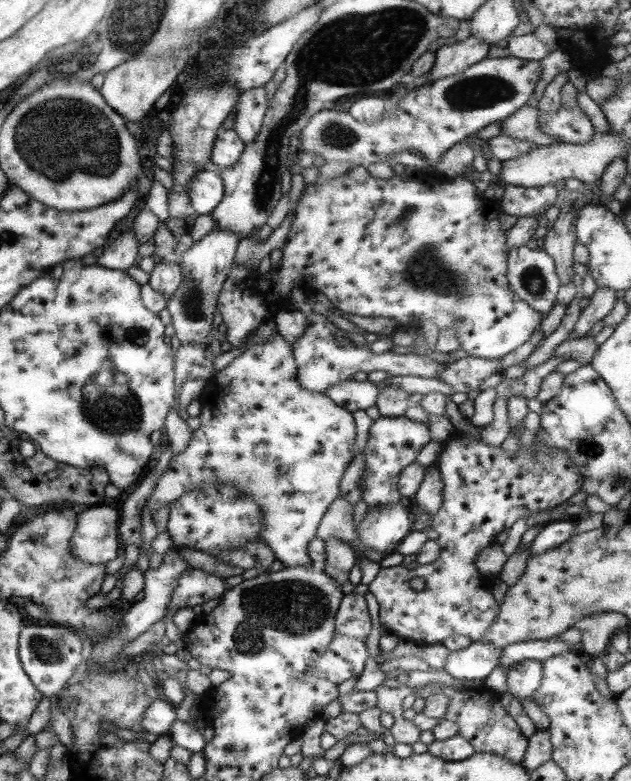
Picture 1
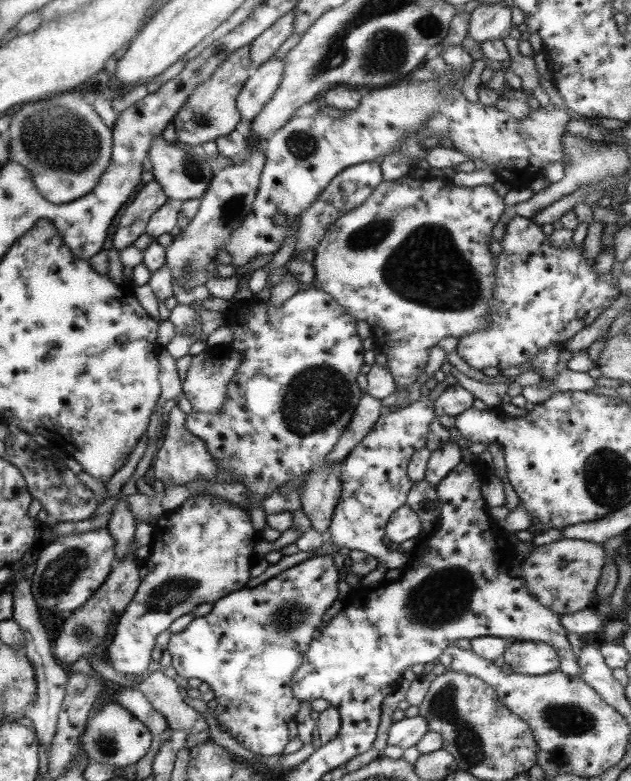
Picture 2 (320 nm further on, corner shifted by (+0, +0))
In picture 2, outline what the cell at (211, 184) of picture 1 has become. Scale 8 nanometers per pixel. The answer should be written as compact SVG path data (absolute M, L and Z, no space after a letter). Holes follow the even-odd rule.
M161 135L151 139L146 156L151 164L152 180L161 187L166 202L200 199L215 168L211 168L210 164L202 159L204 150L200 146L190 146L186 151L178 147L176 143L177 140L167 141Z

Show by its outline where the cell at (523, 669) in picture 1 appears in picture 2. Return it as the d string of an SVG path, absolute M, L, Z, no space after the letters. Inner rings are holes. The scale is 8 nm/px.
M514 641L500 656L513 673L537 676L558 670L560 656L546 642Z

